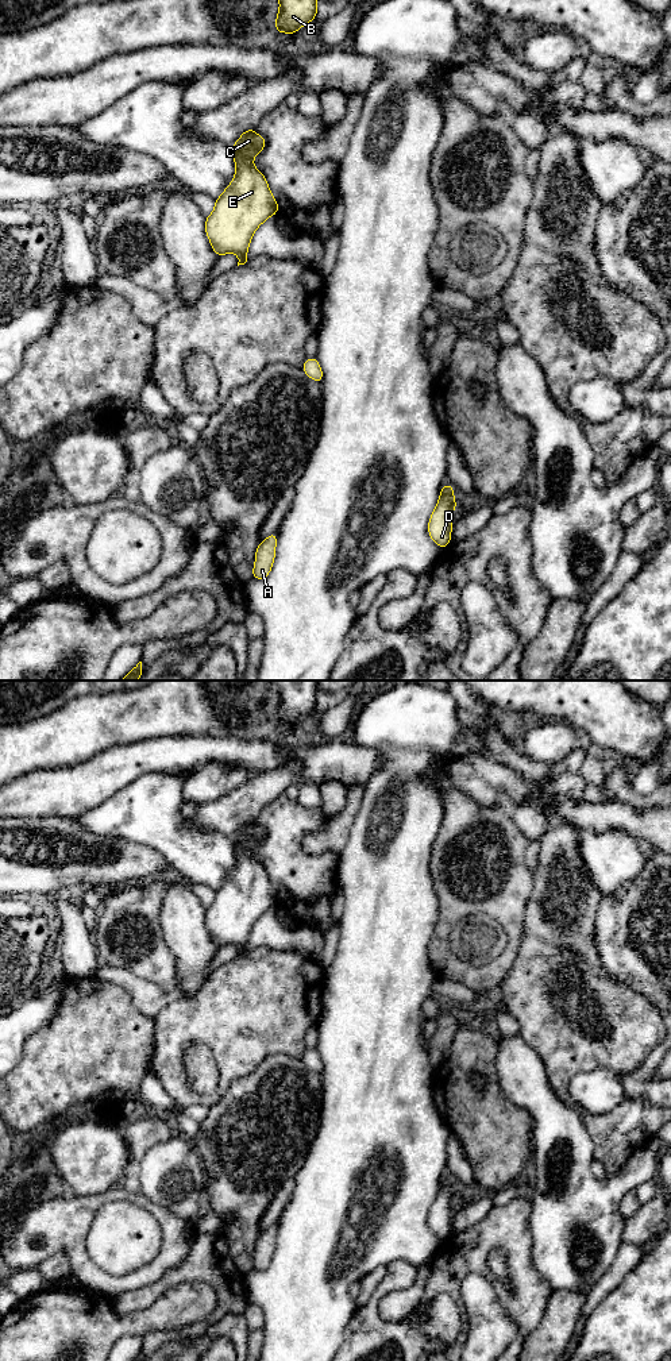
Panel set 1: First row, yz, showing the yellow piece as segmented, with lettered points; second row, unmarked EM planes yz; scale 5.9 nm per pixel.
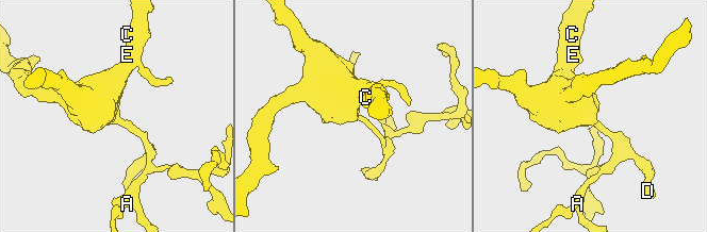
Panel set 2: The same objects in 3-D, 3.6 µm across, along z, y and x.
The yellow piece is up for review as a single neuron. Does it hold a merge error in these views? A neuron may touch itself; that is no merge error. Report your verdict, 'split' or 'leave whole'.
leave whole

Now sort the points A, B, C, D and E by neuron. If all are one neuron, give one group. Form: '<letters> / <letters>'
A B C D E

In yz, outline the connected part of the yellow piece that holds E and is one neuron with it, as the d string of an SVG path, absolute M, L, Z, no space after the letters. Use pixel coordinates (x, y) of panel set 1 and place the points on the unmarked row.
M254 820L244 822L234 834L235 868L205 910L205 925L213 942L219 949L236 945L238 957L247 953L247 941L257 919L279 901L263 864L252 856L265 837L266 830Z

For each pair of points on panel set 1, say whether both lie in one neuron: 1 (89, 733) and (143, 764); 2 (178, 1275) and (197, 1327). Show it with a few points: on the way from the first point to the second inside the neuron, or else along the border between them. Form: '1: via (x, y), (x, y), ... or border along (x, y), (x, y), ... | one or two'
1: border along (143, 739), (115, 744), (84, 762) | two
2: via (200, 1273), (223, 1290), (219, 1313) | one

